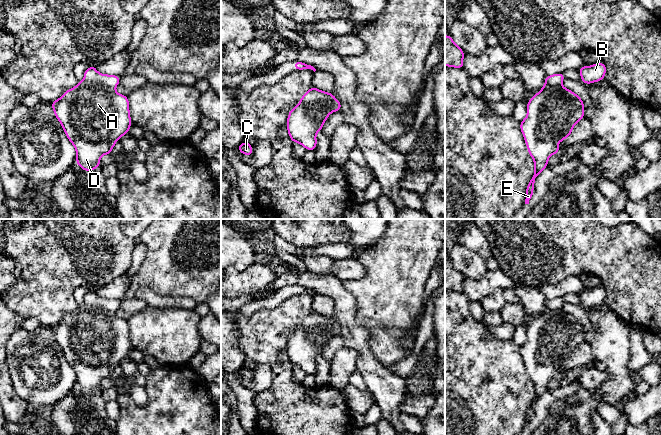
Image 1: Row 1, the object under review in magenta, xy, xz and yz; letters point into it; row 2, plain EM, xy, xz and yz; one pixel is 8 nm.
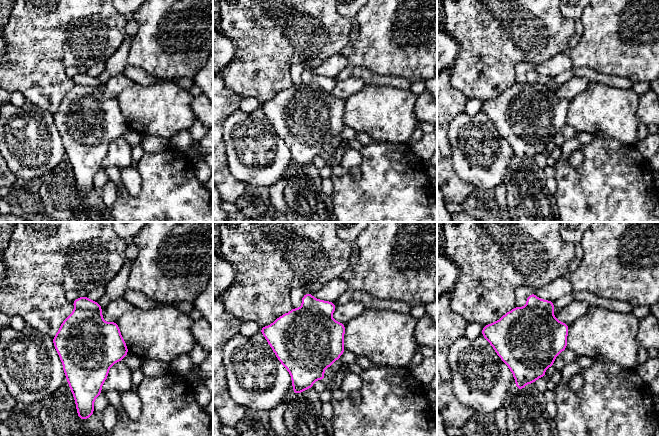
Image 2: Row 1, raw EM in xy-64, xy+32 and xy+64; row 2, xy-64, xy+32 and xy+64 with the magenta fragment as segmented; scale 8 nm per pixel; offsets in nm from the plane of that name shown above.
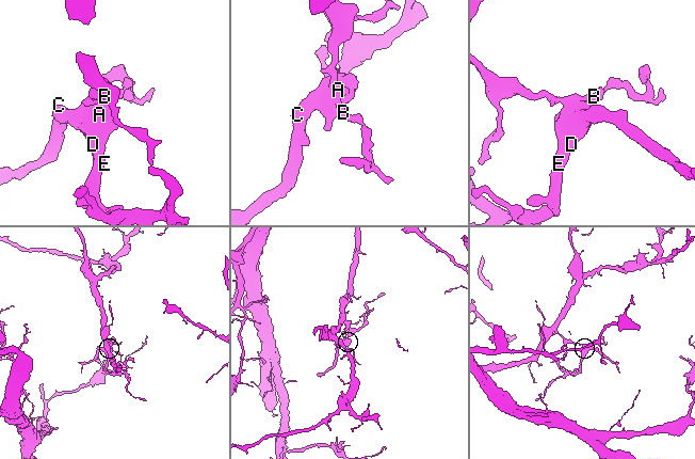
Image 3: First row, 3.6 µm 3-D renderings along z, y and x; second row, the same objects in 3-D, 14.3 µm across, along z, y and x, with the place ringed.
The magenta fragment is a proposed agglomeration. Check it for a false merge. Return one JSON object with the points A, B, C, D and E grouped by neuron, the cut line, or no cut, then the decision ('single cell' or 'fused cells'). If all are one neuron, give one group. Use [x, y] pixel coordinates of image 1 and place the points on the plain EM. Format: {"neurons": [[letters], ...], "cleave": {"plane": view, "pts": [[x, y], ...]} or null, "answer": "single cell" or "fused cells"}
{"neurons": [["A", "C", "D", "E"], ["B"]], "cleave": {"plane": "xy", "pts": [[83, 303], [89, 306], [101, 307], [114, 314]]}, "answer": "fused cells"}

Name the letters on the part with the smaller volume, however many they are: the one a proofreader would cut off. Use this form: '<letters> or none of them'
A, C, D, E

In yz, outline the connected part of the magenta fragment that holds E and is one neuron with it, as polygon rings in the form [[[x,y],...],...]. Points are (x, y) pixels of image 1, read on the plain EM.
[[[544,308],[542,313],[529,323],[527,340],[521,344],[520,354],[535,392],[525,415],[525,428],[529,428],[529,424],[532,423],[535,403],[549,389],[549,381],[560,376],[558,367],[569,361],[572,352],[585,341],[584,330],[582,323],[577,318],[562,309],[552,311]]]

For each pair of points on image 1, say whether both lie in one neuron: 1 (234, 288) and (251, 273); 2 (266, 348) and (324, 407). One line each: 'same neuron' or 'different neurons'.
1: same neuron
2: same neuron

